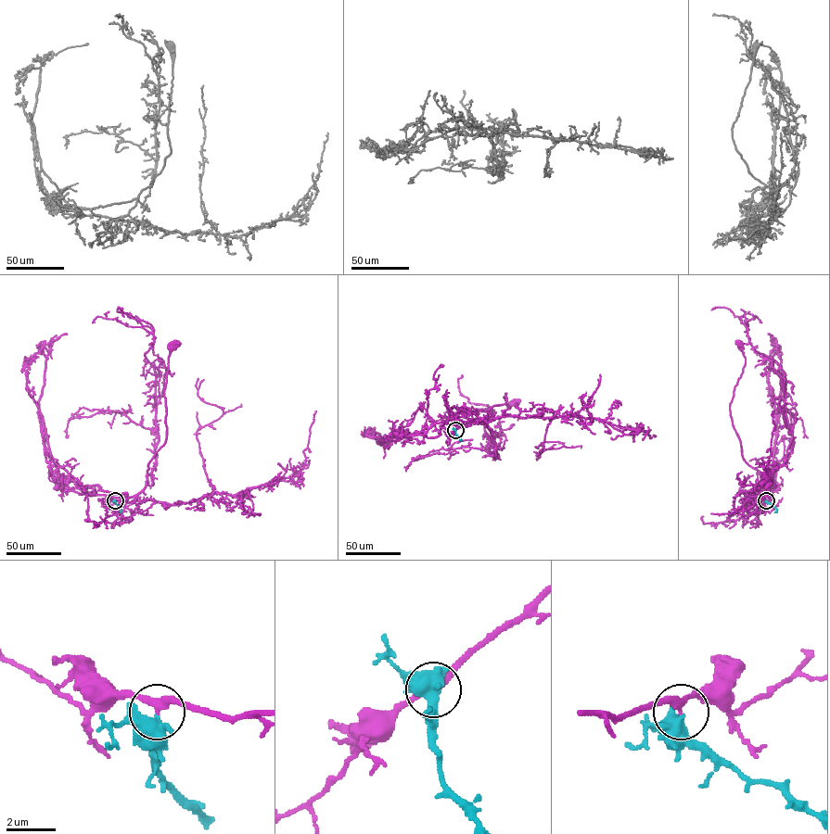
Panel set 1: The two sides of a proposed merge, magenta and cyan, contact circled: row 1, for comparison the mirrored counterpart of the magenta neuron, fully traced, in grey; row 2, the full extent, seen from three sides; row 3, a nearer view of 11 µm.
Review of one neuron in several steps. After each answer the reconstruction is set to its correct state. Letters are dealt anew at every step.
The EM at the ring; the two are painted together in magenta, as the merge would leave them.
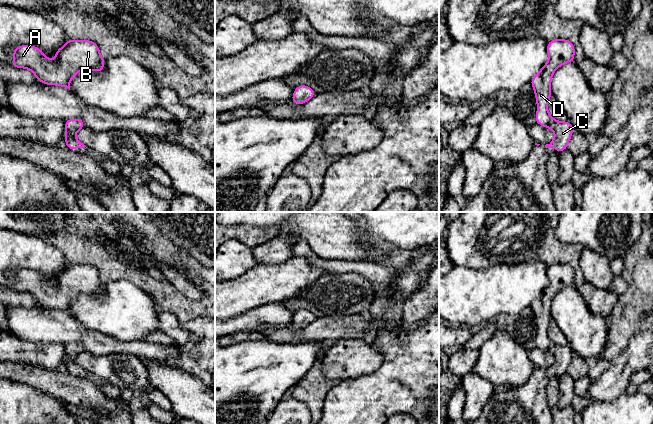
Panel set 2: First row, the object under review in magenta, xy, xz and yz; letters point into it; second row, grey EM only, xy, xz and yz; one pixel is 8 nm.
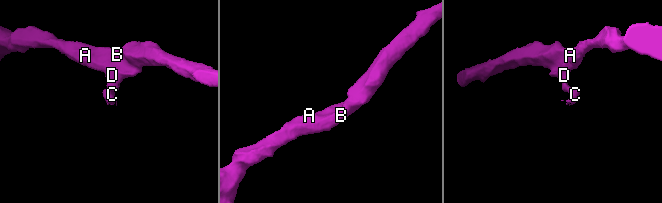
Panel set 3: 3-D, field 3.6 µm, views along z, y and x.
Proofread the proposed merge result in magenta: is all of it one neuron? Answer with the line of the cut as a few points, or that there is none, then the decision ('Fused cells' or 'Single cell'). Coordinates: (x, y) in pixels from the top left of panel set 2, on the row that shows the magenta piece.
No split. Single cell

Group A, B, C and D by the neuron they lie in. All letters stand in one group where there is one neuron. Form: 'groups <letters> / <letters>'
groups A B C D

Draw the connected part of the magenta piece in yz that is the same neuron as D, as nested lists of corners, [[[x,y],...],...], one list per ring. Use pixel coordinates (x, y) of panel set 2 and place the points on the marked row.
[[[555,39],[547,45],[548,62],[541,68],[540,72],[533,77],[530,83],[535,91],[537,100],[536,123],[541,126],[551,128],[555,138],[546,148],[556,148],[557,153],[567,148],[573,127],[569,121],[559,122],[551,117],[547,110],[551,94],[551,78],[555,70],[561,65],[574,61],[575,48],[573,44],[564,39]]]

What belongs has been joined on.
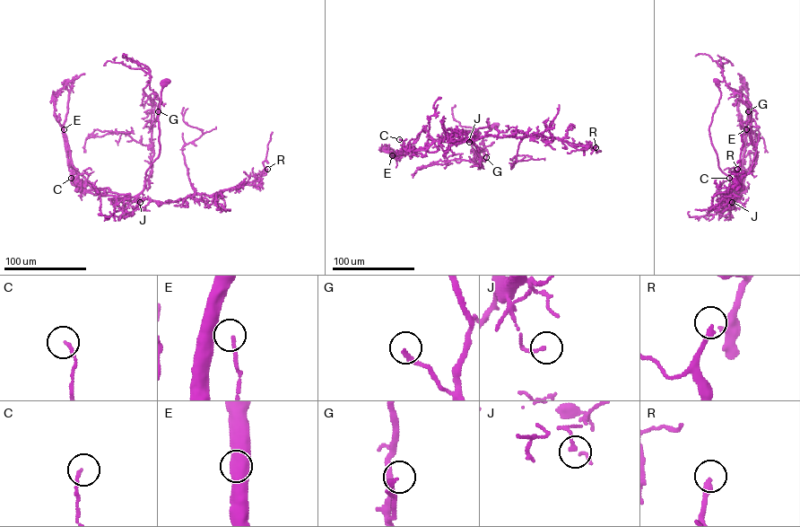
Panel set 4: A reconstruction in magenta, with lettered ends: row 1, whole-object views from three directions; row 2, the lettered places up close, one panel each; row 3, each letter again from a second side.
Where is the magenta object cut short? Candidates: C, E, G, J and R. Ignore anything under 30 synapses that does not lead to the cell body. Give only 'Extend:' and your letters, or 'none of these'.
Extend: G, R

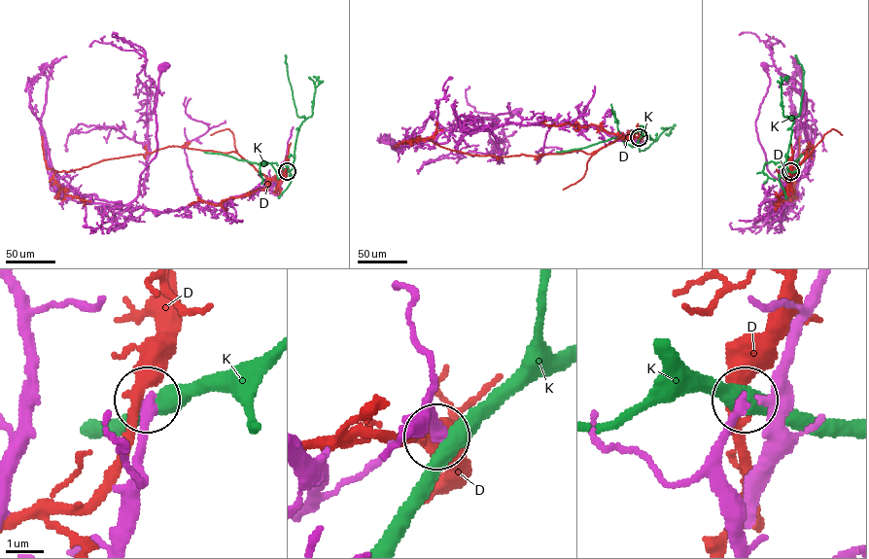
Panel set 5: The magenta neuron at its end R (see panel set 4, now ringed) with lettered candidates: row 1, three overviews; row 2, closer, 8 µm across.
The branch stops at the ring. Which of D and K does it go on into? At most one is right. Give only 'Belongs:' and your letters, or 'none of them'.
Belongs: none of them

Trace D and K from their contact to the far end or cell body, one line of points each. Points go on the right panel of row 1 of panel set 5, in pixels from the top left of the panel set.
D: (789, 172), (788, 179), (796, 171), (808, 146), (810, 155), (791, 170), (795, 172), (793, 194), (774, 205)
K: (790, 172), (786, 161), (793, 122), (791, 117), (799, 115), (804, 70), (795, 55)

